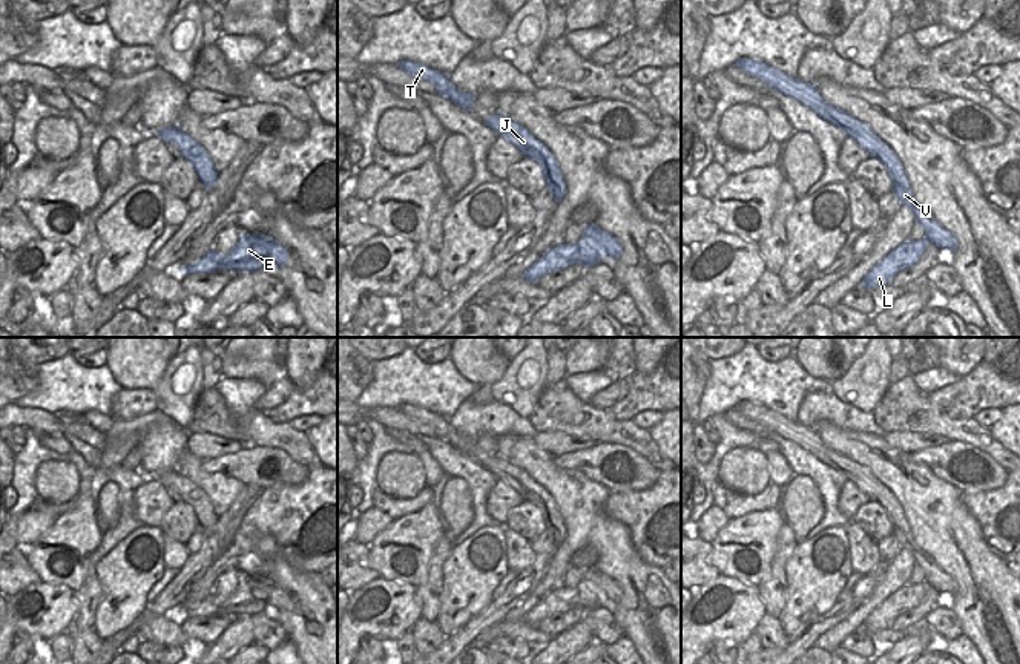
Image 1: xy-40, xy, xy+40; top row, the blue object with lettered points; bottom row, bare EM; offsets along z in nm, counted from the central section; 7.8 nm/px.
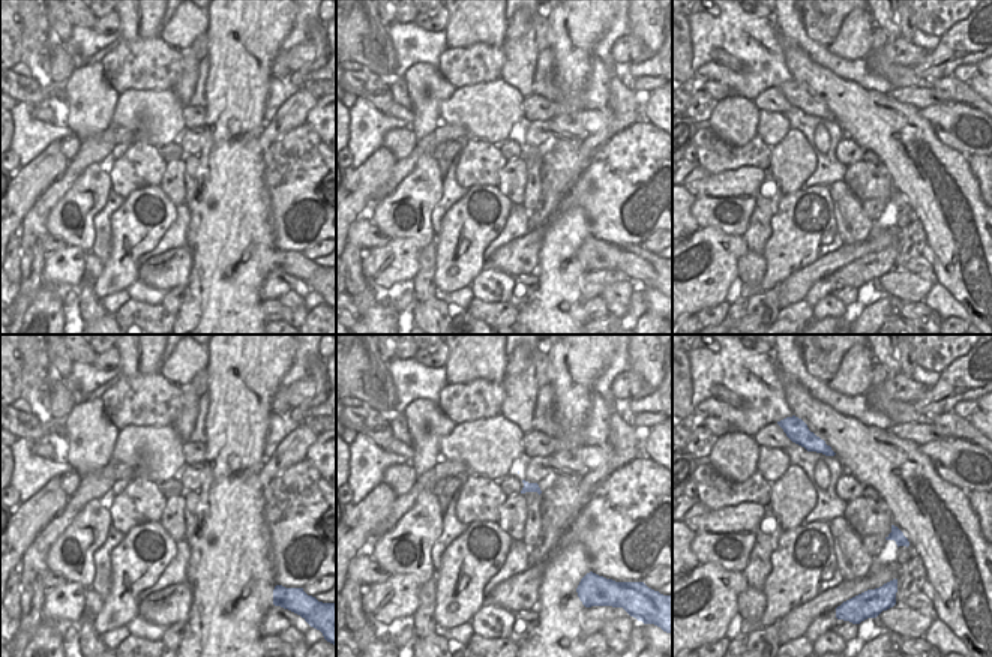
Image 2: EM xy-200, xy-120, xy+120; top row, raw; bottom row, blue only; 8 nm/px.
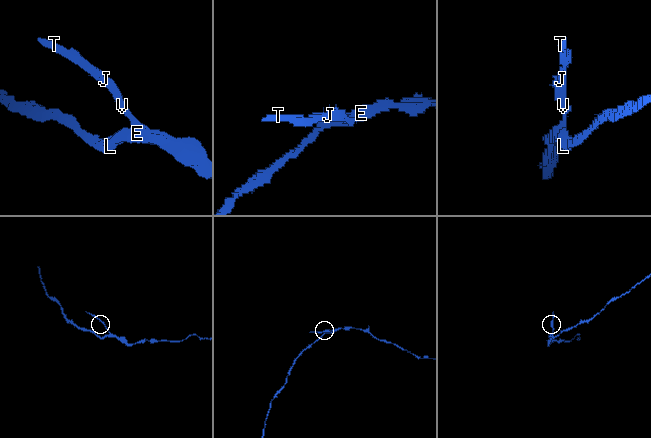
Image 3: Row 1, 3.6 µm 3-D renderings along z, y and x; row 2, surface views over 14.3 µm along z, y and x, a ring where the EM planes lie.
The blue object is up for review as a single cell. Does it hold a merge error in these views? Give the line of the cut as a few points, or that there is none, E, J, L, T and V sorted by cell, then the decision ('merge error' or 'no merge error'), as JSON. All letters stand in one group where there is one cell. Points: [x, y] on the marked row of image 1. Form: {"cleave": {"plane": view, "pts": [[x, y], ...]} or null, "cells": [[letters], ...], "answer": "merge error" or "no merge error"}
{"cleave": {"plane": "xy+40", "pts": [[951, 233], [948, 238], [930, 241], [925, 236]]}, "cells": [["E", "L"], ["J", "T", "V"]], "answer": "merge error"}

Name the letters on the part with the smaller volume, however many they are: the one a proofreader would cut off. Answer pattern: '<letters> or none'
J, T, V

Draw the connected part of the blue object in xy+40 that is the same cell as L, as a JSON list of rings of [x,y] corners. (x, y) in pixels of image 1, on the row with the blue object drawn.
[[[926,238],[920,241],[906,239],[899,247],[893,248],[880,262],[877,262],[862,279],[862,285],[883,287],[902,270],[914,265],[923,255],[930,241]]]

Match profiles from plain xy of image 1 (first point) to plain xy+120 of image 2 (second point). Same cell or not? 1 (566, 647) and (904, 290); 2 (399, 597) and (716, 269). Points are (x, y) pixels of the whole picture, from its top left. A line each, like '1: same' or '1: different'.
1: different
2: same

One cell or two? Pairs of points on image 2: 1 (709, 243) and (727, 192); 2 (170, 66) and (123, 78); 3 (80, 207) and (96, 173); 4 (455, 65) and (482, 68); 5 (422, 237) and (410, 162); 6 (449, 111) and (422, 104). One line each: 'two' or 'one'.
1: two
2: one
3: one
4: one
5: two
6: two

